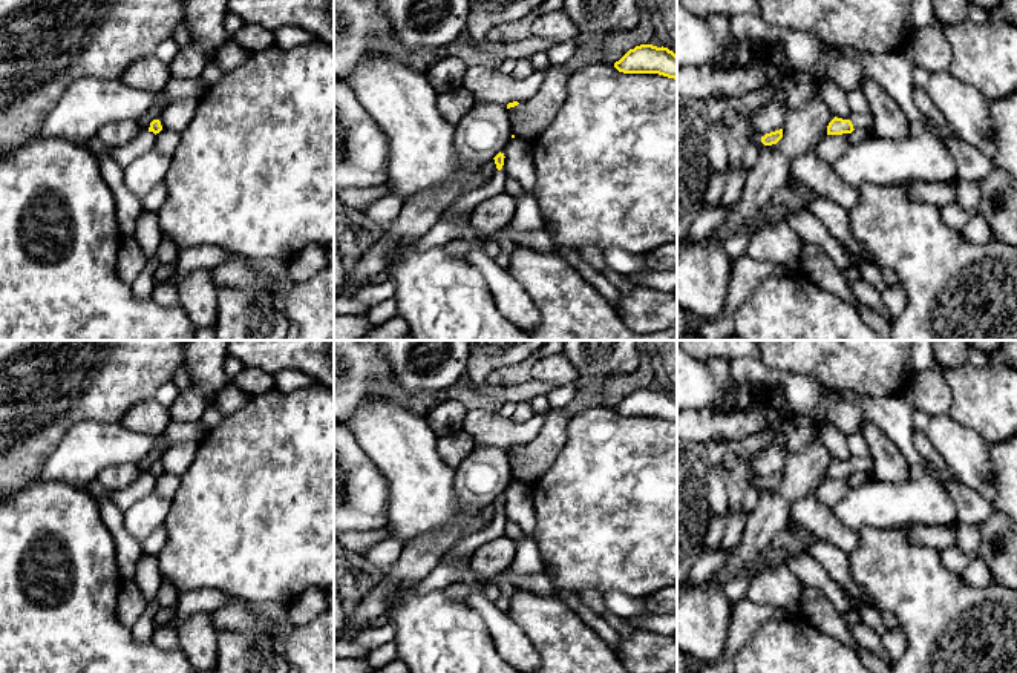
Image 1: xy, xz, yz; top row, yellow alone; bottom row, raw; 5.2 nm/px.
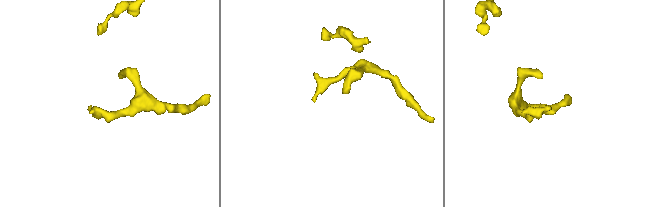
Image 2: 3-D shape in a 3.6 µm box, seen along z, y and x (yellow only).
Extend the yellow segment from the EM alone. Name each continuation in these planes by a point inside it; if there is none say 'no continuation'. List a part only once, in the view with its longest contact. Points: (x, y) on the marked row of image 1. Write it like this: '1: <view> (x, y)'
no continuation

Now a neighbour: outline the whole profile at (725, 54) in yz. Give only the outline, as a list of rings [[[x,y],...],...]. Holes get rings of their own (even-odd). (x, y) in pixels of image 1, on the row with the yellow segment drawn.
[[[711,14],[705,20],[717,41],[714,63],[720,64],[726,71],[738,69],[737,51],[740,41],[731,32],[729,18],[718,14]]]

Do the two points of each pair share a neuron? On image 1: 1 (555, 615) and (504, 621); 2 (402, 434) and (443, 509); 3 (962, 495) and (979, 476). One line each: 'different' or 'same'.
1: different
2: same
3: different

